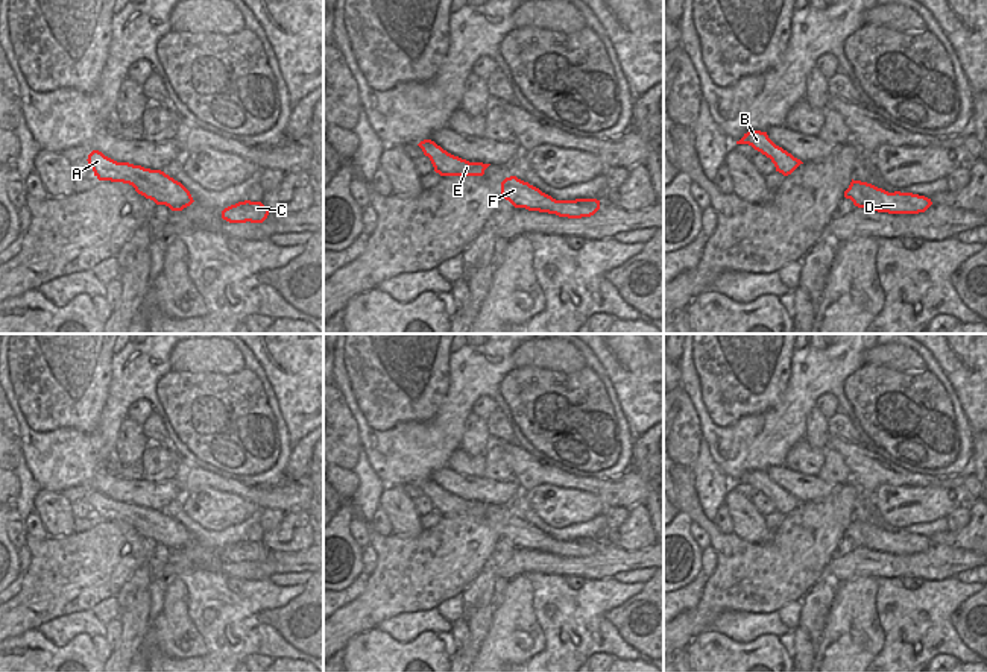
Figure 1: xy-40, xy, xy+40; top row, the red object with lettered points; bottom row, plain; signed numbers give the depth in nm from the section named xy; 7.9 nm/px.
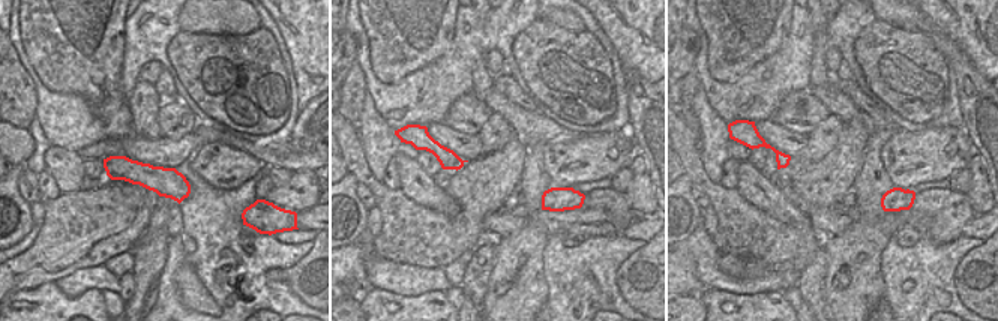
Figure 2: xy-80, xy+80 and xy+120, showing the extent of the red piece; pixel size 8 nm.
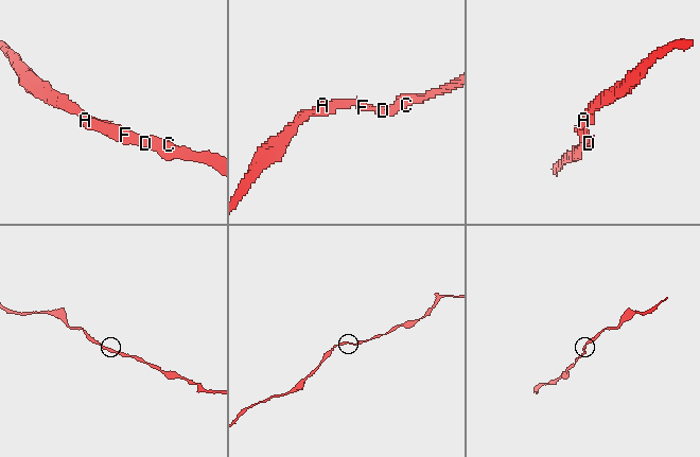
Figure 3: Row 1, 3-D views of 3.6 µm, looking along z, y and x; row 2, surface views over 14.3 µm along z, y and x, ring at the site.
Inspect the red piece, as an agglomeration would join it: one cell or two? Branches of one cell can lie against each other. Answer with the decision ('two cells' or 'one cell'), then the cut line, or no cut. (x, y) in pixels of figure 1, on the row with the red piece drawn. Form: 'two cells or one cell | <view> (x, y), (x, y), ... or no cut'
one cell | no cut

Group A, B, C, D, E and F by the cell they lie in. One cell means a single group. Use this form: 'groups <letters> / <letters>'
groups A B C D E F

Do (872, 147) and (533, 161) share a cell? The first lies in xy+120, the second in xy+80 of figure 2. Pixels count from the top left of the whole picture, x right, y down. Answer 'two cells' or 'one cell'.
one cell

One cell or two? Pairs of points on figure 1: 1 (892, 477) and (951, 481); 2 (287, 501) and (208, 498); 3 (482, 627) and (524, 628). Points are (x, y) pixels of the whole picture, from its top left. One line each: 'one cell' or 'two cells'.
1: one cell
2: two cells
3: two cells

